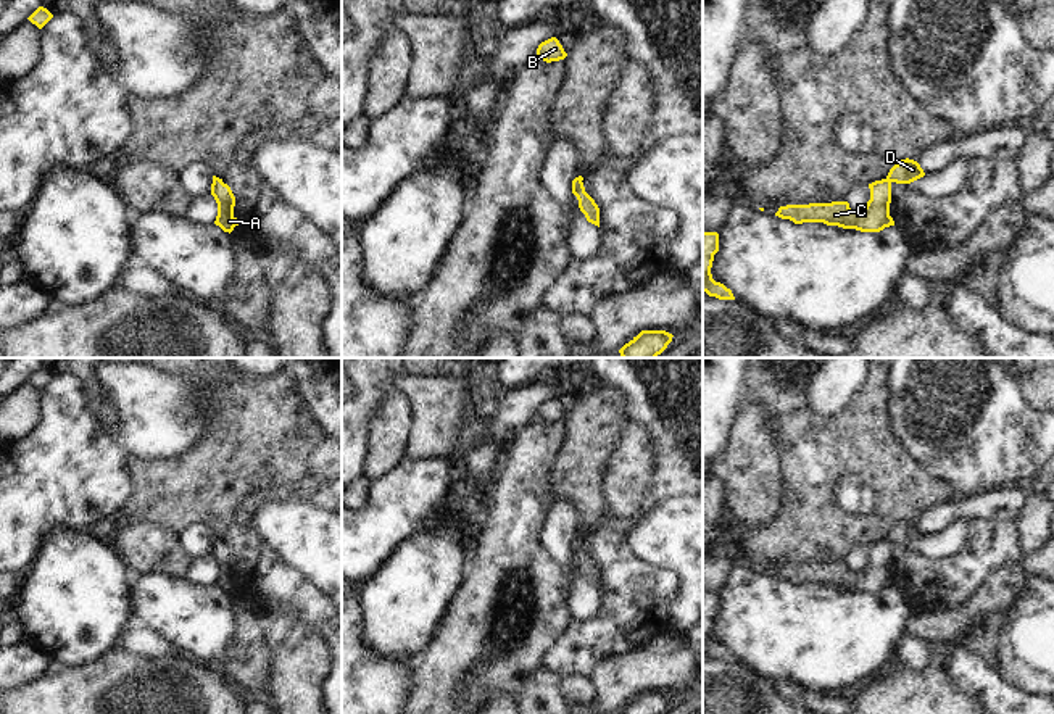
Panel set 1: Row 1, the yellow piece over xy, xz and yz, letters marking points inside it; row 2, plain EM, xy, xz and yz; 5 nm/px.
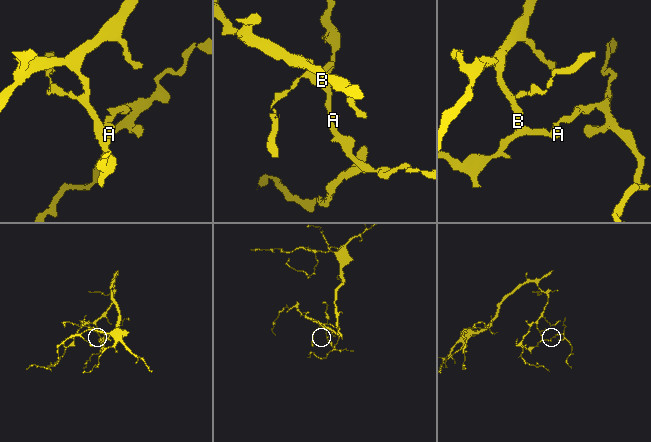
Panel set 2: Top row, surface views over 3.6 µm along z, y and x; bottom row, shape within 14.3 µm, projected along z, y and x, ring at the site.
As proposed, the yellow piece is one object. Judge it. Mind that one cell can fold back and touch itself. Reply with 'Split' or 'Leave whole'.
Leave whole.

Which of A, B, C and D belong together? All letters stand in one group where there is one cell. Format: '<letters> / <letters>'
A B C D

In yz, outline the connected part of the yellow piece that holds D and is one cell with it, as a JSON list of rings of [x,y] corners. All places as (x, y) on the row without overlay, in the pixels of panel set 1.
[[[906,519],[894,525],[885,540],[869,545],[870,561],[859,574],[851,571],[848,562],[832,562],[780,567],[775,577],[790,580],[795,585],[824,583],[861,593],[880,593],[894,587],[890,577],[891,545],[911,545],[923,537],[920,525]]]

